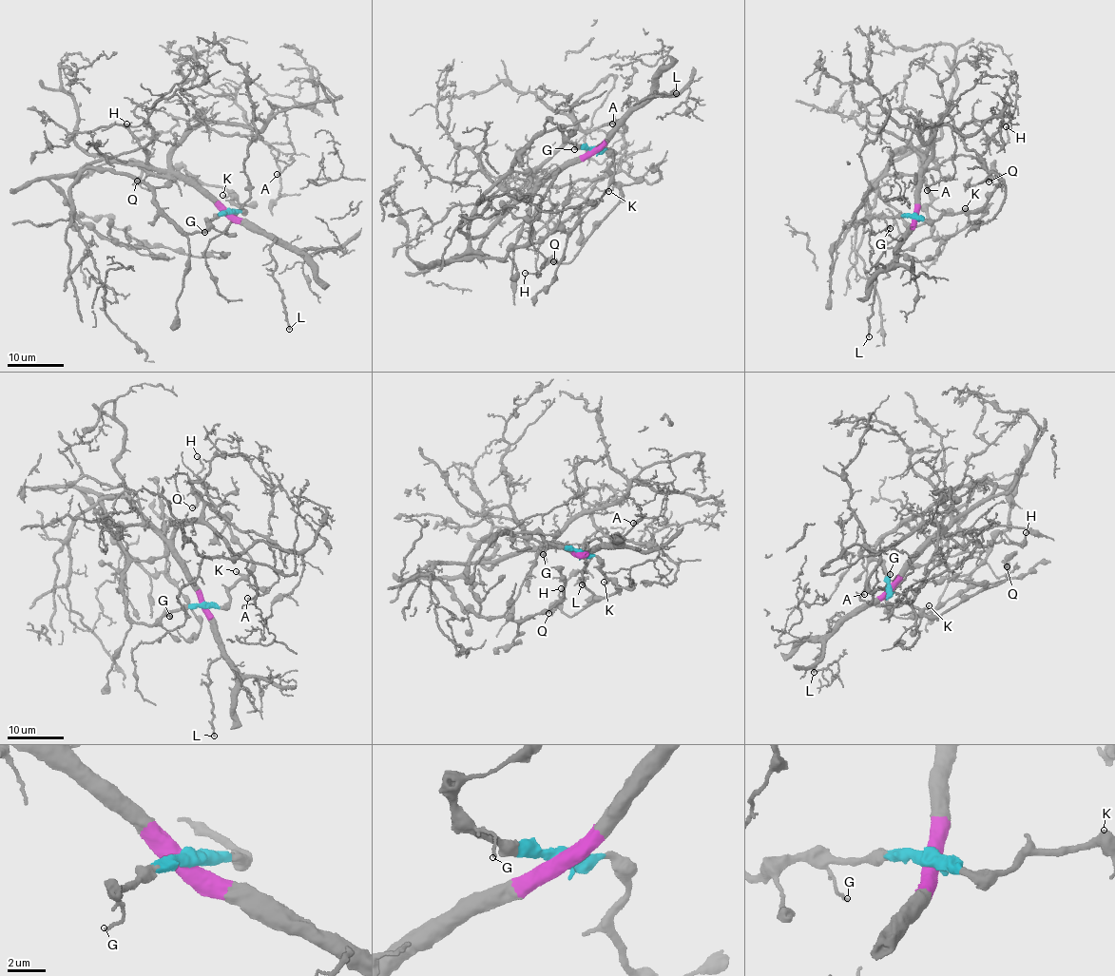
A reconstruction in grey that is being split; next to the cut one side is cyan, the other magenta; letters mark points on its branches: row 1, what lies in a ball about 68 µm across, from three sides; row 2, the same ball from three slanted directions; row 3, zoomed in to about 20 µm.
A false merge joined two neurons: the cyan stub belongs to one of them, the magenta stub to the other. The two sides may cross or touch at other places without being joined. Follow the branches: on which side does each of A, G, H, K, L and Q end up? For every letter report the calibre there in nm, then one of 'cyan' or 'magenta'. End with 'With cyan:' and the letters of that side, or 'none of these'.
A: 150 nm | magenta
G: 120 nm | cyan
H: 120 nm | magenta
K: 160 nm | cyan
L: 240 nm | magenta
Q: 150 nm | cyan
With cyan: G, K, Q

